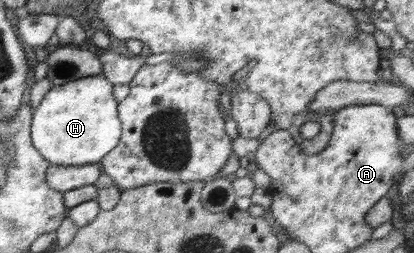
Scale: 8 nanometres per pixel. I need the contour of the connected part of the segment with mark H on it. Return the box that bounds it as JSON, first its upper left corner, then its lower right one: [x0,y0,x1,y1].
[32,75,121,166]

